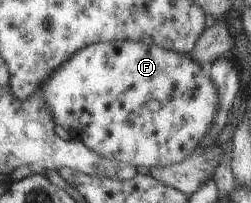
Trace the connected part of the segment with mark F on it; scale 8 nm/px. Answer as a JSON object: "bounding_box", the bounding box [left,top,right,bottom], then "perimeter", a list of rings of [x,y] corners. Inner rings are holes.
{"bounding_box":[41,40,216,169],"perimeter":[[[132,40],[88,44],[70,56],[41,86],[52,121],[100,157],[150,169],[185,160],[200,145],[216,114],[216,90],[188,55]]]}

